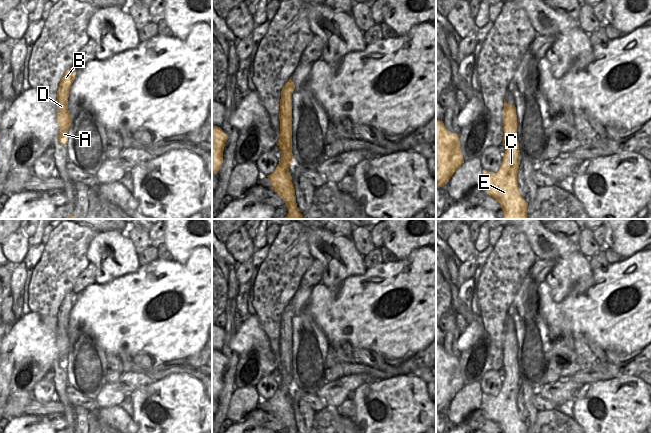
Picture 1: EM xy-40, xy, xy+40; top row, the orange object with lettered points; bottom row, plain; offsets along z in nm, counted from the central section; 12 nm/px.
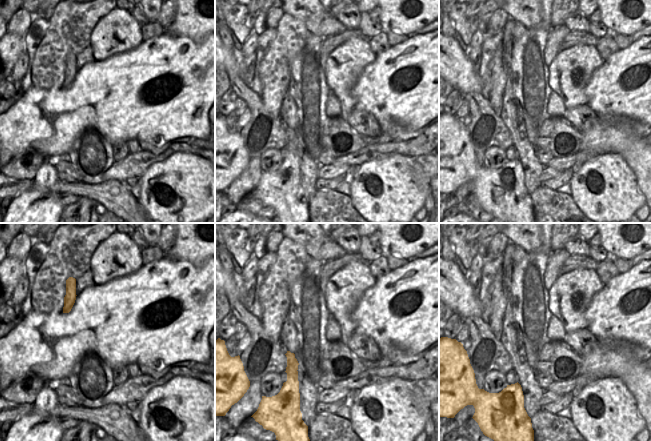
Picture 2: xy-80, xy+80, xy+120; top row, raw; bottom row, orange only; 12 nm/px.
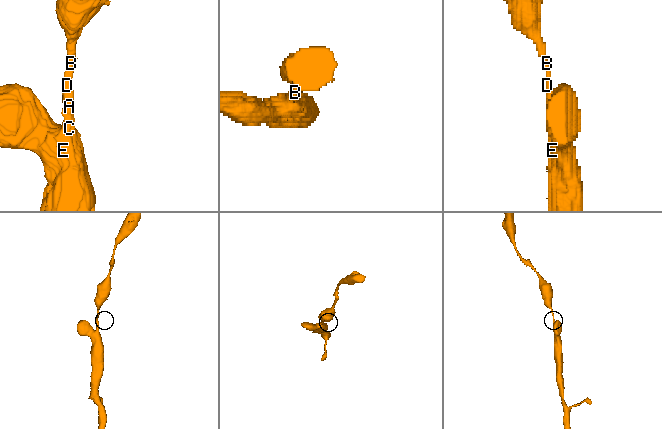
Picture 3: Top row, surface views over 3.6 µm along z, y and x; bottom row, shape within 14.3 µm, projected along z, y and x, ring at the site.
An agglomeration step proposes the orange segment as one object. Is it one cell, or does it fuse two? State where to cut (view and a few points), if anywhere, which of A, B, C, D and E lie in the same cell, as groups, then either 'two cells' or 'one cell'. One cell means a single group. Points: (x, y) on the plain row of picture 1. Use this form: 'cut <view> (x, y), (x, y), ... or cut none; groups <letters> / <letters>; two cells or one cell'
cut none; groups A B C D E; one cell

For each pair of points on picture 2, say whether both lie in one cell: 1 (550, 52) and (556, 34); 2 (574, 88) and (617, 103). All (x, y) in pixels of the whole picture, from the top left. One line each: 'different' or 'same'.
1: same
2: different

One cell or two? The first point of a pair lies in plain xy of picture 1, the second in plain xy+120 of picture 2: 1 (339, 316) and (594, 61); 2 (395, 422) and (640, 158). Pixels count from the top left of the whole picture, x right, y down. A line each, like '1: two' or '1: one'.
1: two
2: two

